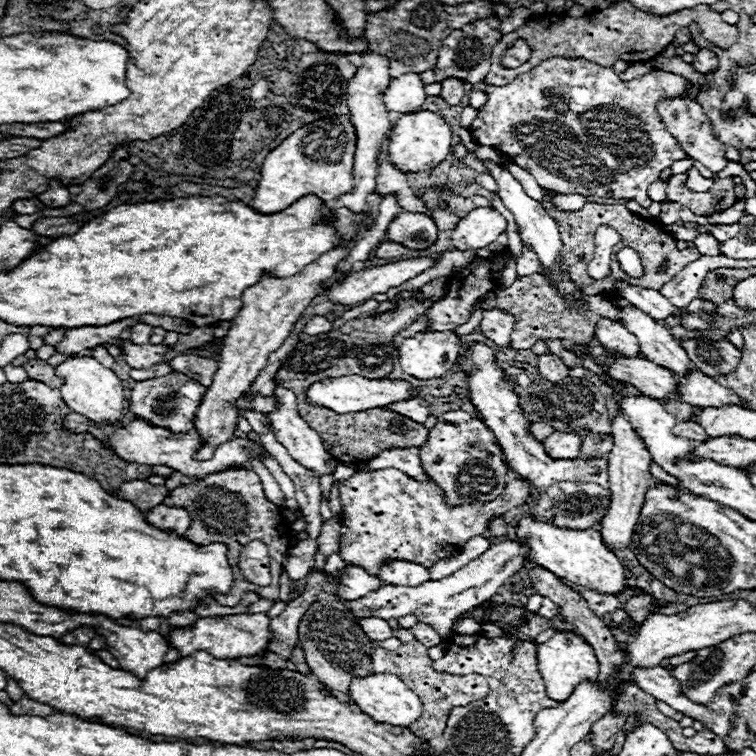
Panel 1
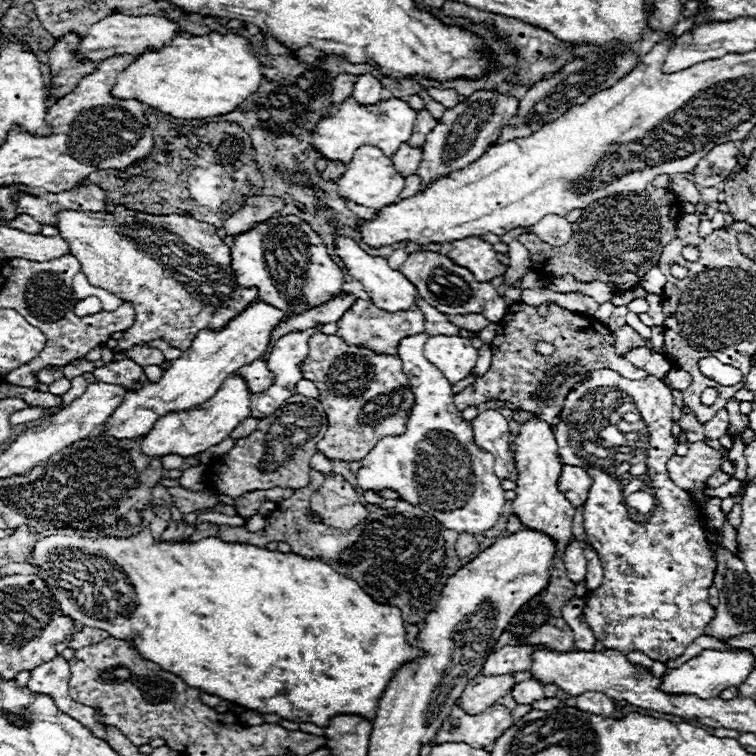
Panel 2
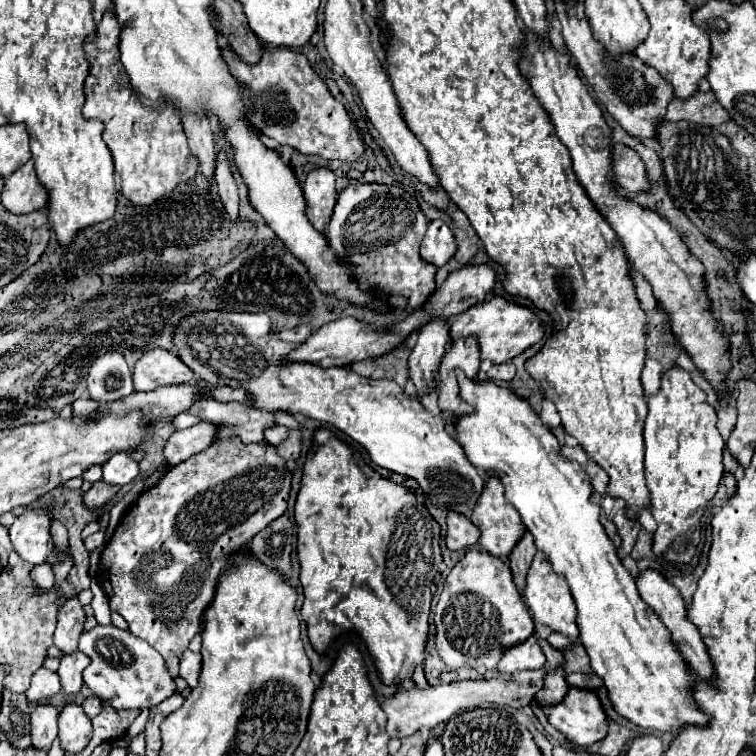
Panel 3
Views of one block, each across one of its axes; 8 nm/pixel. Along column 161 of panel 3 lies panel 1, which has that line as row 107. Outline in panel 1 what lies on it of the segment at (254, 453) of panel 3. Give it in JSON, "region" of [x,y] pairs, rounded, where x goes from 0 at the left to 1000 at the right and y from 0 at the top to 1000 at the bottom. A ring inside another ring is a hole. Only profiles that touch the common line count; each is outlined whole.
{"region":[[[728,77],[688,98],[675,111],[646,114],[646,135],[632,143],[632,156],[622,167],[622,177],[630,190],[653,193],[675,206],[675,212],[698,225],[717,249],[743,257],[828,262],[857,275],[862,270],[857,262],[857,246],[868,241],[873,228],[886,222],[892,212],[910,209],[897,185],[873,164],[865,138],[876,127],[902,124],[907,116],[910,106],[892,95],[862,93],[847,103],[823,108],[810,90],[778,82],[772,77]]]}

